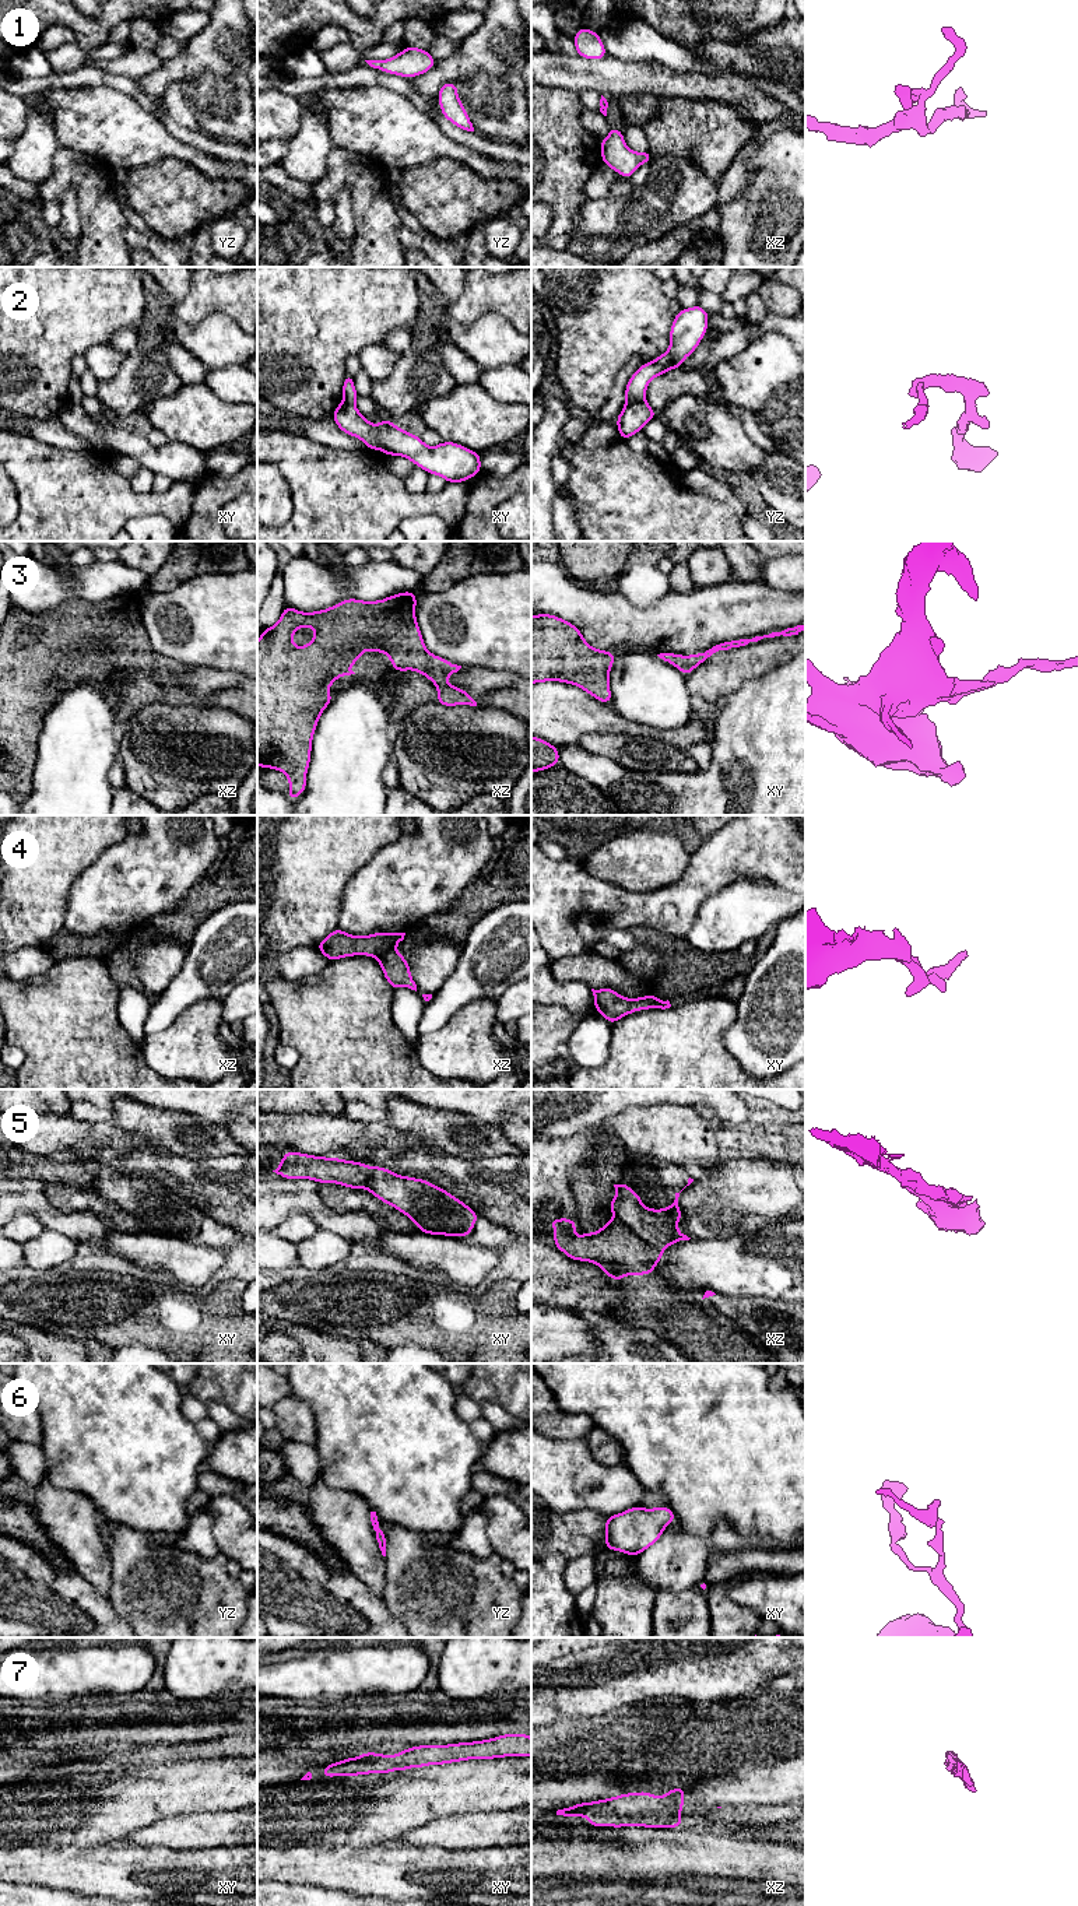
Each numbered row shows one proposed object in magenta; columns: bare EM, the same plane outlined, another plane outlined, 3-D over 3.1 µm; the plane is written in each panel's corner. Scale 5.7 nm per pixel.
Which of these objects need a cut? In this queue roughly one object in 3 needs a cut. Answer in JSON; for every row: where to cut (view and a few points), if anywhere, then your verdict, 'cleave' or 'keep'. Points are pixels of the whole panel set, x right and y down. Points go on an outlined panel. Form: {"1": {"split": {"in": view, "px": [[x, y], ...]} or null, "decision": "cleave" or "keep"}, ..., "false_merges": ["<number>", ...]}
{"1": {"split": null, "decision": "keep"}, "2": {"split": {"in": "yz", "px": [[643, 397], [627, 403]]}, "decision": "cleave"}, "3": {"split": null, "decision": "keep"}, "4": {"split": {"in": "xz", "px": [[392, 948], [378, 958]]}, "decision": "cleave"}, "5": {"split": {"in": "xz", "px": [[615, 1217], [660, 1252]]}, "decision": "cleave"}, "6": {"split": null, "decision": "keep"}, "7": {"split": null, "decision": "keep"}, "false_merges": ["2", "4", "5"]}

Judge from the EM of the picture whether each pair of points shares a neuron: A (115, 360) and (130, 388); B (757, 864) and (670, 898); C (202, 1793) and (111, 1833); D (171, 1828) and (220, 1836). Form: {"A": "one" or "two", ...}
{"A": "two", "B": "one", "C": "one", "D": "one"}

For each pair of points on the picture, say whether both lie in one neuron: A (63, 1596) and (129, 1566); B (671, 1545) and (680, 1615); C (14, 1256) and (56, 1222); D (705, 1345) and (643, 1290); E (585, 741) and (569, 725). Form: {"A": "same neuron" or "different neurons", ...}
{"A": "different neurons", "B": "different neurons", "C": "different neurons", "D": "same neuron", "E": "different neurons"}

